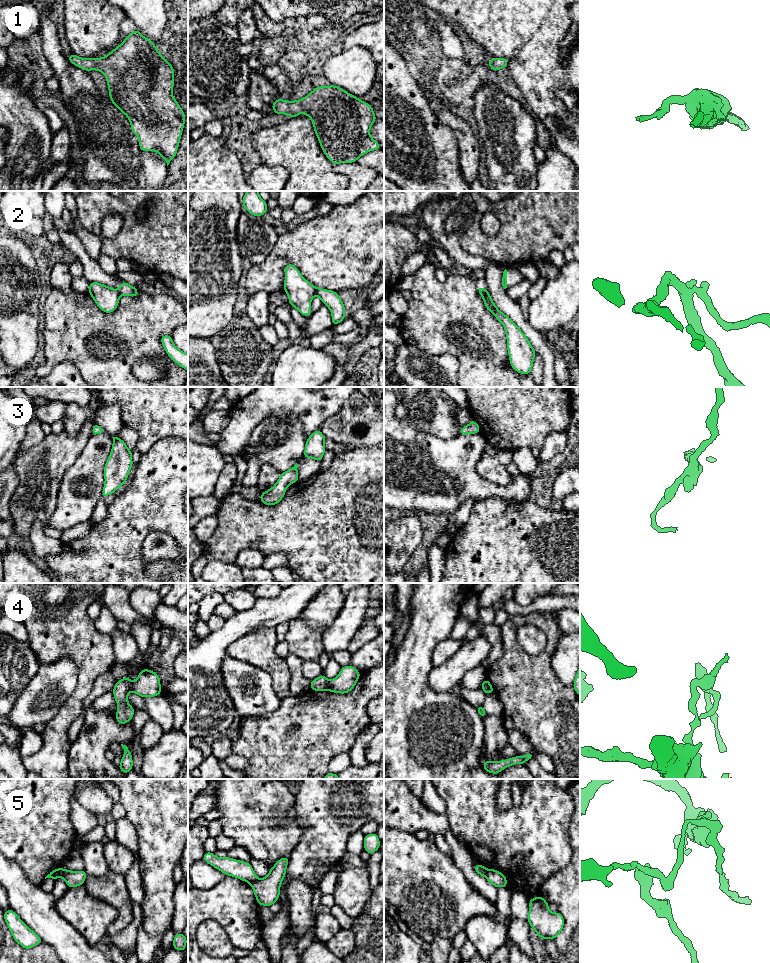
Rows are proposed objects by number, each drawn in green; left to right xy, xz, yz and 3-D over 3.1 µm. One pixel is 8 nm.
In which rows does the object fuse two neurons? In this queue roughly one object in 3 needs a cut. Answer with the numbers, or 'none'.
2, 4, 5

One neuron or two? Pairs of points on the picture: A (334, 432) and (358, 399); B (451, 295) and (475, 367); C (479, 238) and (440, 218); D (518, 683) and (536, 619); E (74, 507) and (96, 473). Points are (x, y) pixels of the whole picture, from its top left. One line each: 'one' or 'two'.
A: one
B: one
C: two
D: one
E: one

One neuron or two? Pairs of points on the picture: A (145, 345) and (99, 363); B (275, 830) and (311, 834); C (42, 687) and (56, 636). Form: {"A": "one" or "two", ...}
{"A": "one", "B": "two", "C": "two"}

